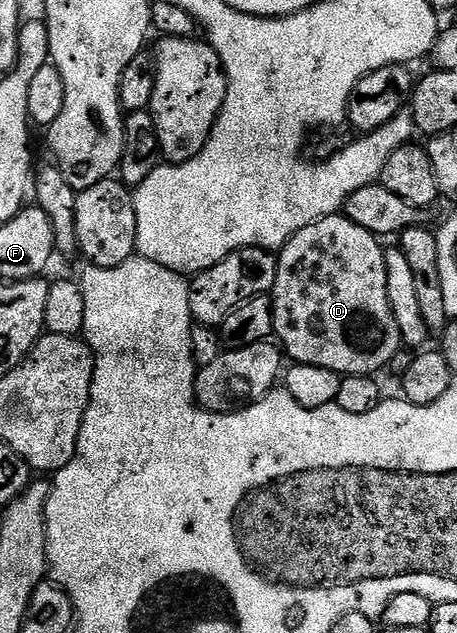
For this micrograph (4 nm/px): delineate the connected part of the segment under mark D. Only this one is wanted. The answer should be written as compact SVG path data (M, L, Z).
M345 214L320 218L320 222L312 222L312 226L304 226L295 236L277 253L278 269L276 282L272 293L274 306L274 336L280 345L281 351L290 356L294 364L323 367L336 375L343 376L374 376L378 371L389 369L392 358L403 347L402 335L396 326L396 318L392 318L392 306L388 302L388 270L386 269L386 248L379 237L374 236L364 226L356 226Z

